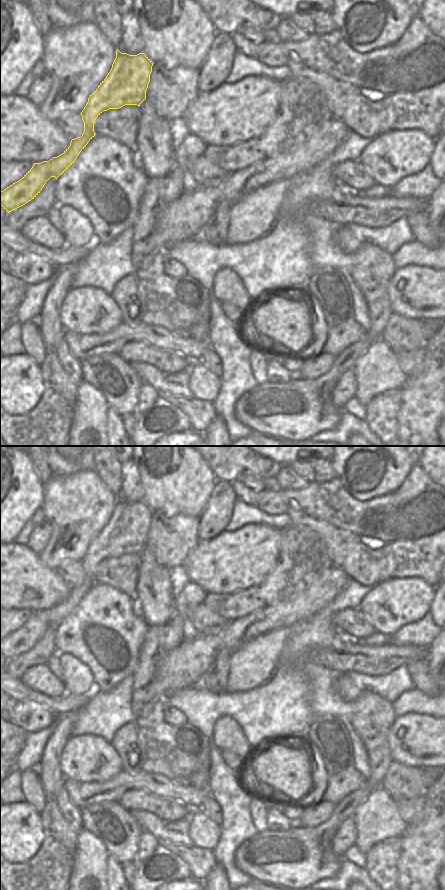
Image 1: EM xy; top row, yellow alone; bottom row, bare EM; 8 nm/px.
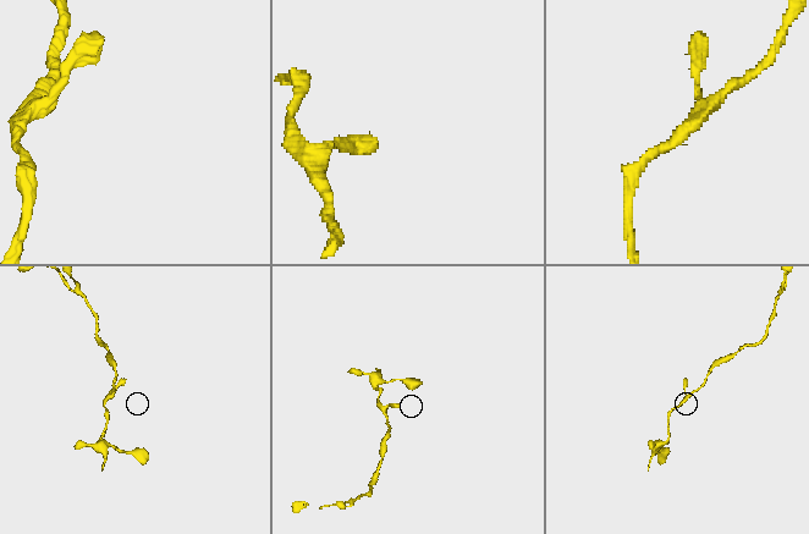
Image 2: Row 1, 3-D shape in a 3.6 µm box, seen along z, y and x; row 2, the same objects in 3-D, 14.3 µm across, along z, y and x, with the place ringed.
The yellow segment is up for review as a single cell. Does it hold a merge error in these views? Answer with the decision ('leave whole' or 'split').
leave whole

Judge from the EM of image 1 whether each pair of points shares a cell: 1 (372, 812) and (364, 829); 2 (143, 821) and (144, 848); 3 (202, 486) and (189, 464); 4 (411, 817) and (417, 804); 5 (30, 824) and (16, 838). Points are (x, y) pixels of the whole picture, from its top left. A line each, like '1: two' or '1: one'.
1: one
2: two
3: one
4: one
5: one

